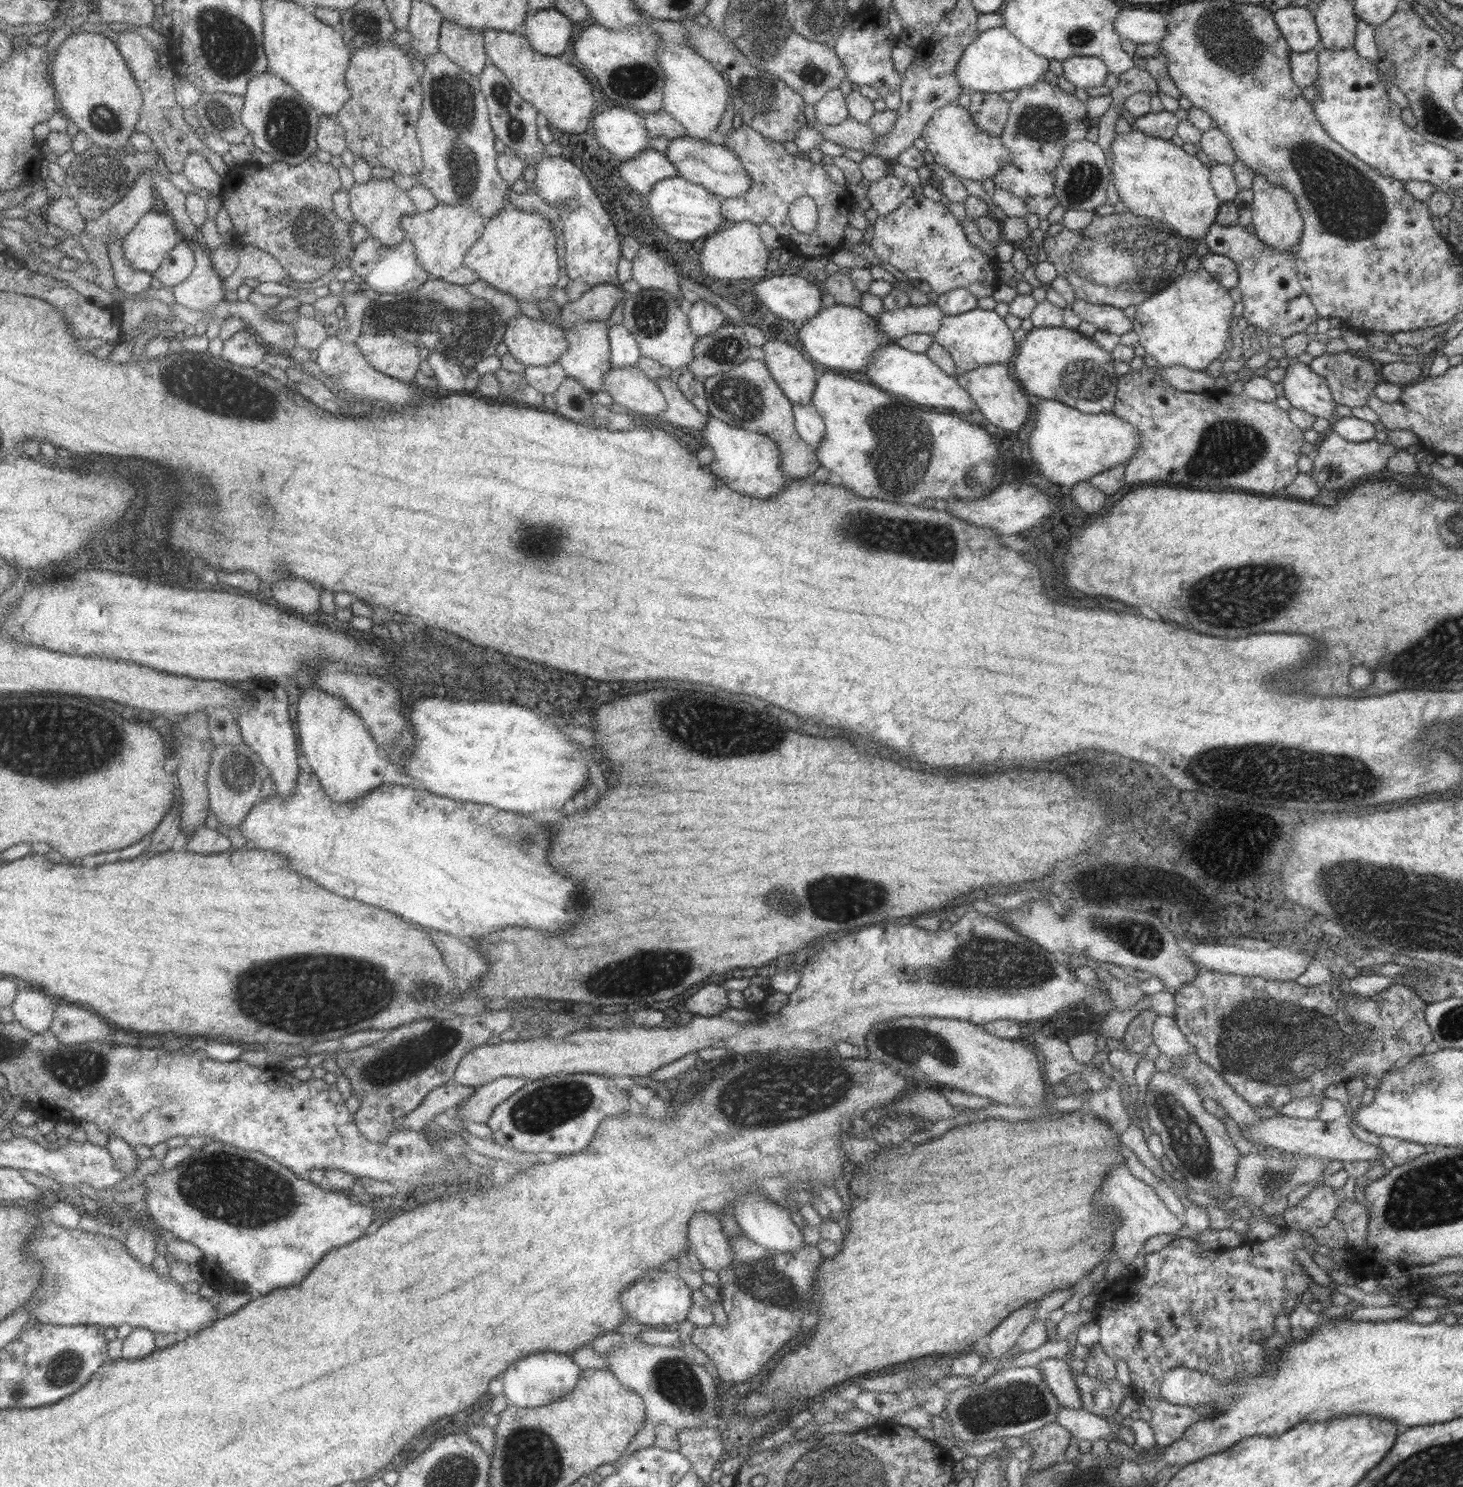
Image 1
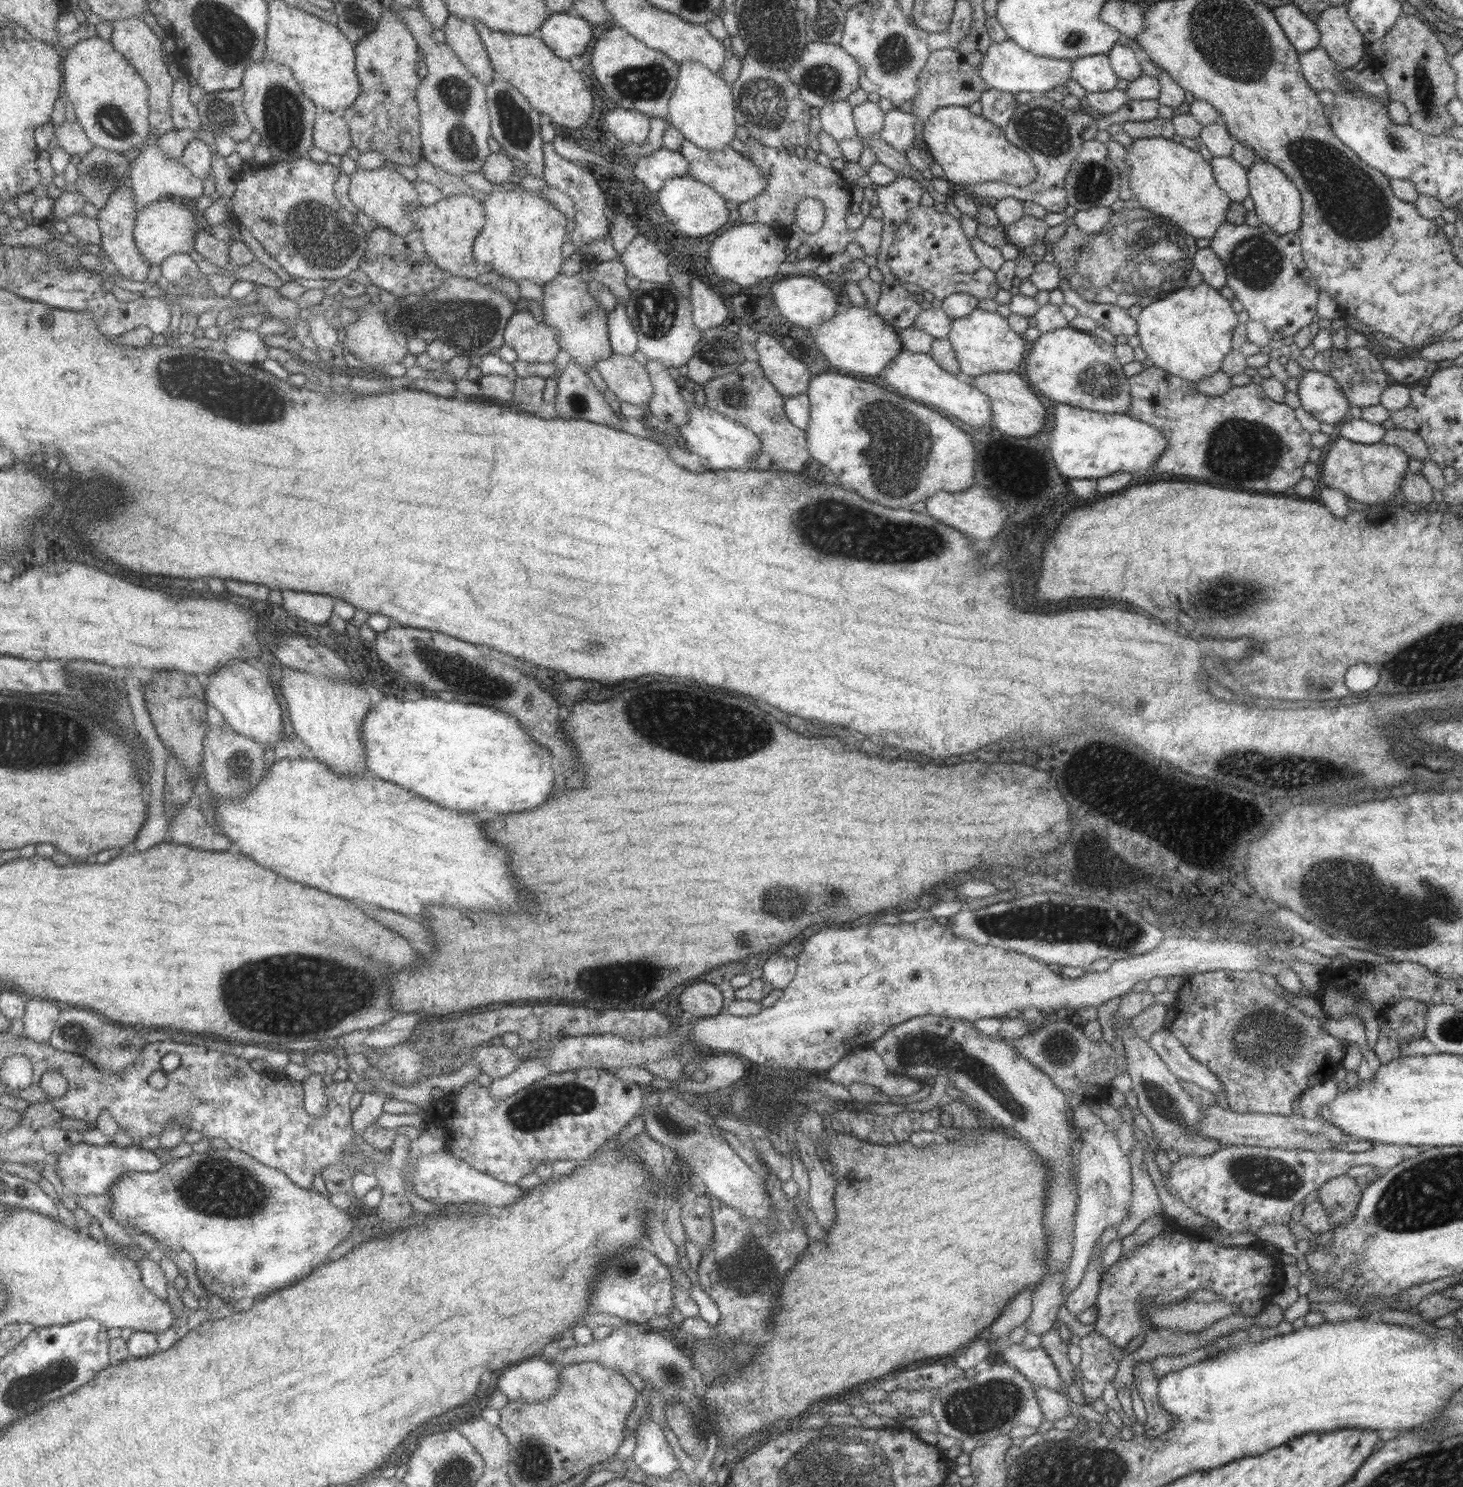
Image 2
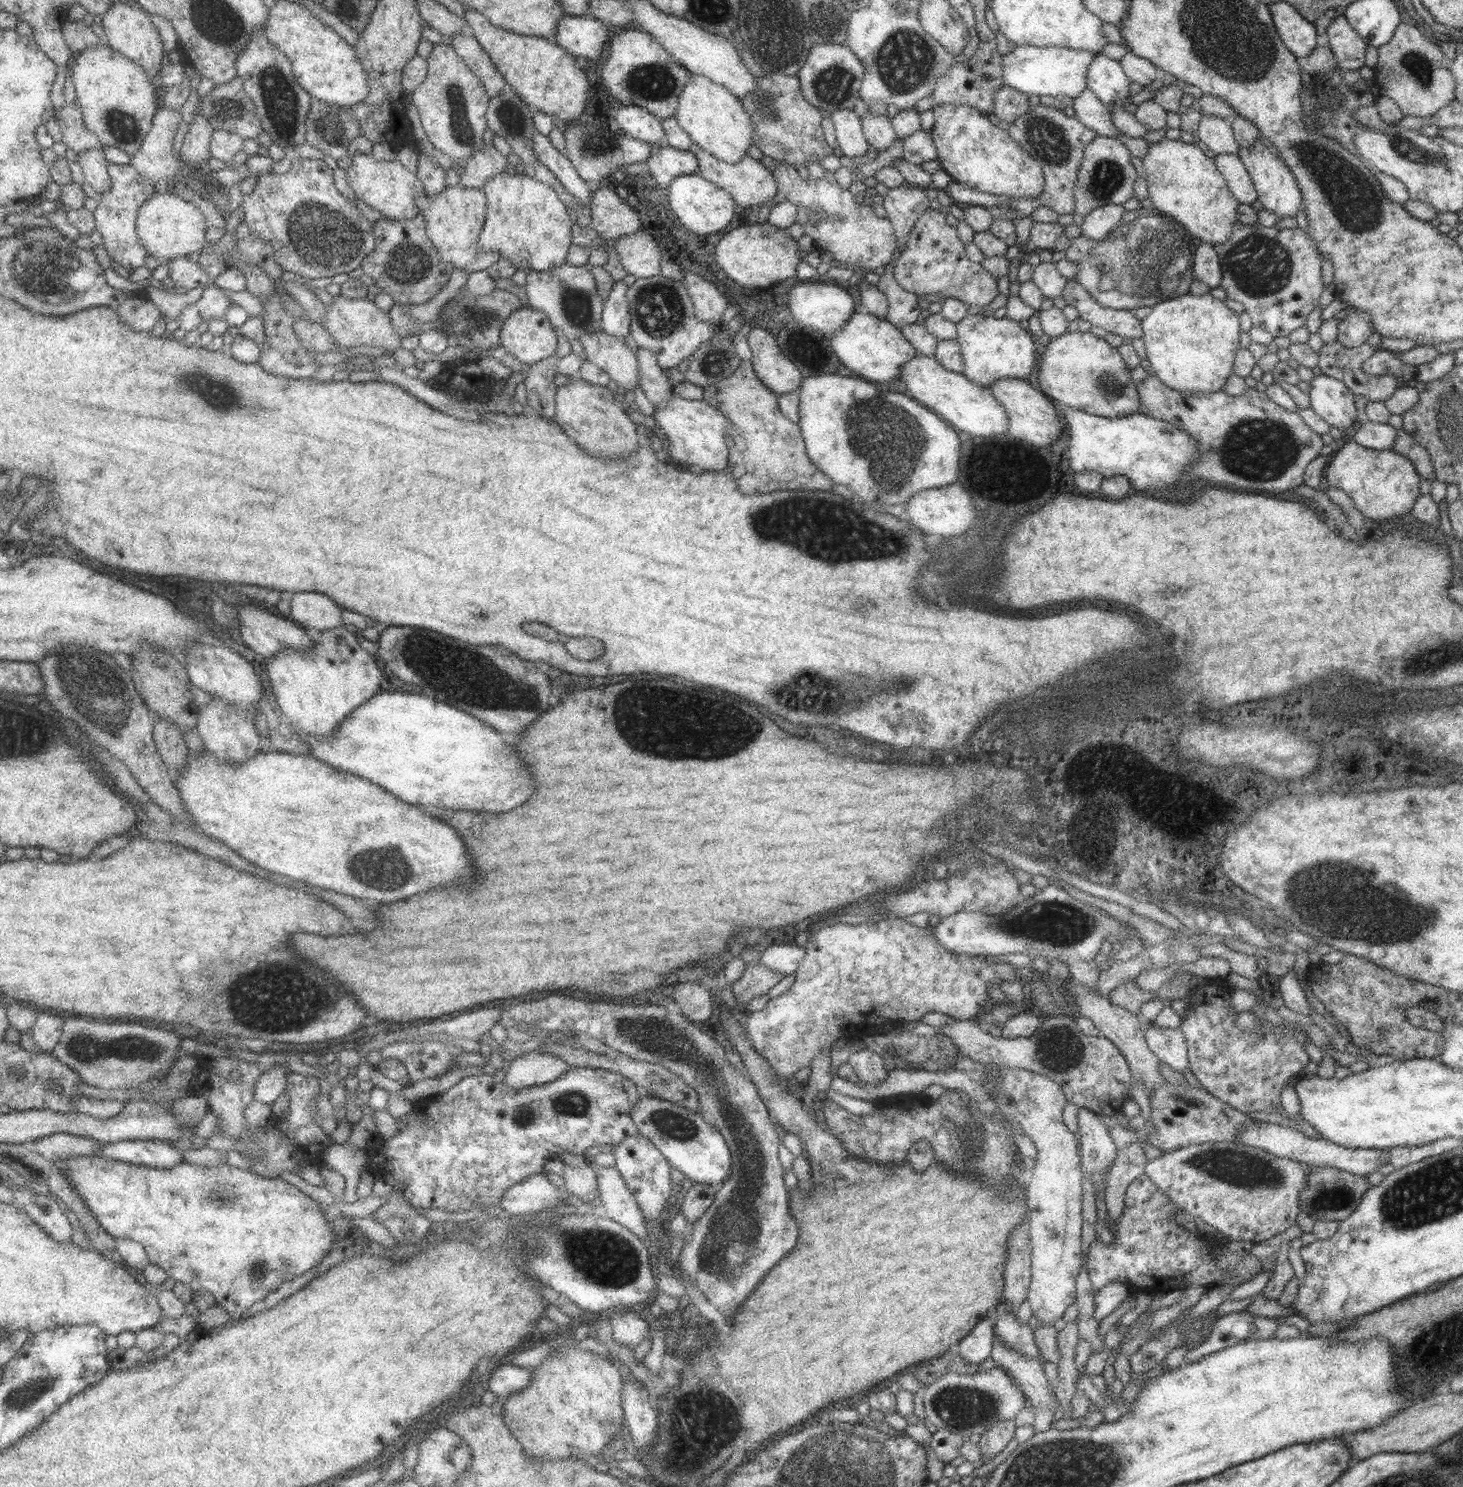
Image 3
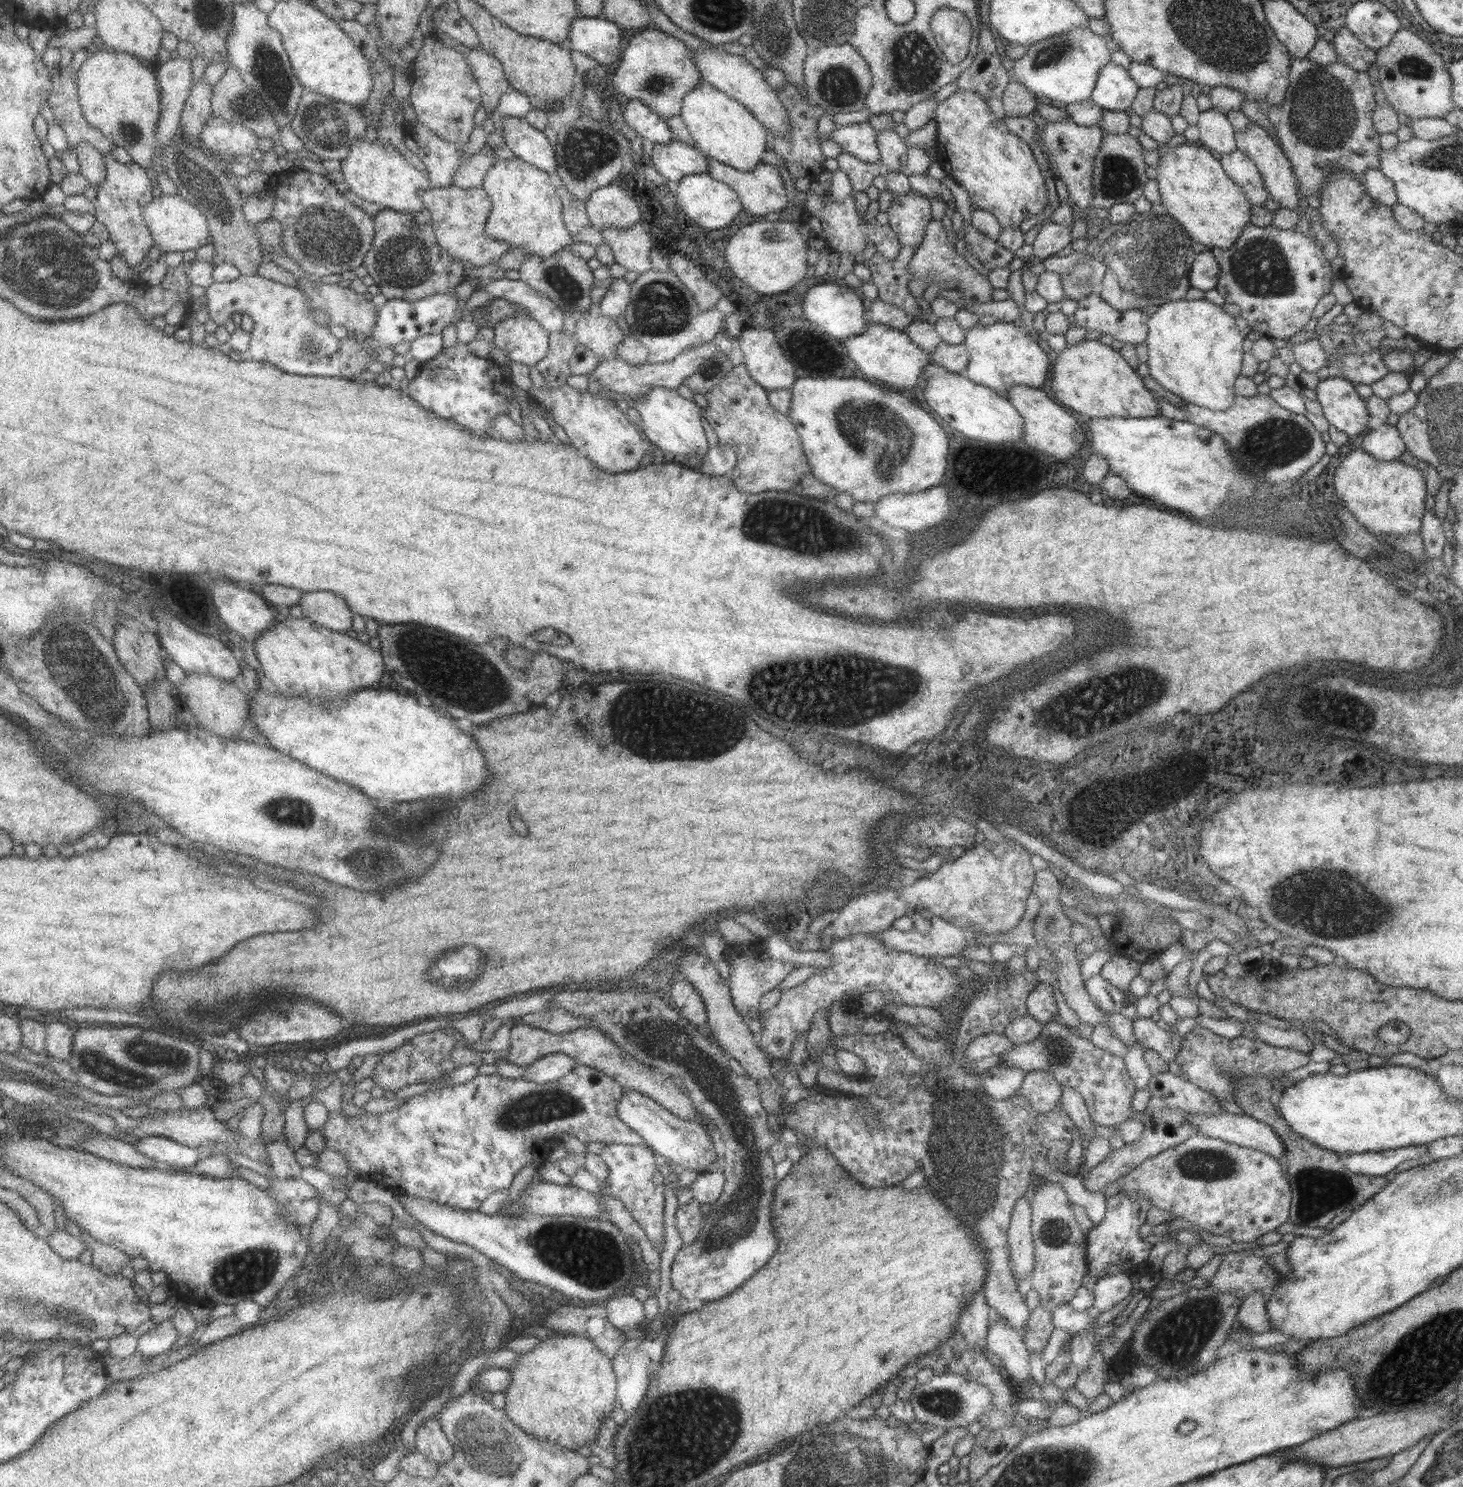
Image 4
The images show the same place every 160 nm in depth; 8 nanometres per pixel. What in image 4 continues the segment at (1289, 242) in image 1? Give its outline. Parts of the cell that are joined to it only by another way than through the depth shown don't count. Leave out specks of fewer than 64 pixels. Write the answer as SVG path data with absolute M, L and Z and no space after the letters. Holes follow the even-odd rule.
M1250 122L1244 129L1243 132L1235 132L1234 134L1233 140L1236 144L1236 150L1239 150L1239 152L1245 154L1254 162L1271 200L1281 203L1283 207L1297 210L1298 187L1296 186L1296 178L1291 173L1290 162L1284 152L1281 152L1279 144L1259 124Z

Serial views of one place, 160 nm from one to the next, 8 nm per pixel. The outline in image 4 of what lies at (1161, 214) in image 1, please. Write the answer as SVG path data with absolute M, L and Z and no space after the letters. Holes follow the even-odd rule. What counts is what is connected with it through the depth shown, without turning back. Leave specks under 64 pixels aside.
M1186 142L1159 157L1155 168L1160 203L1165 206L1185 232L1209 249L1227 250L1241 234L1250 219L1250 202L1241 187L1222 169L1220 160L1198 143Z

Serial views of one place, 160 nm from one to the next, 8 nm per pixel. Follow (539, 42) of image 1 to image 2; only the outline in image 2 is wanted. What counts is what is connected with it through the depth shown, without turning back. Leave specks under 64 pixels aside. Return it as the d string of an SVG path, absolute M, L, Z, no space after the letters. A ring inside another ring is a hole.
M571 12L554 13L541 27L539 35L555 51L557 58L568 60L586 52L591 42L591 24Z

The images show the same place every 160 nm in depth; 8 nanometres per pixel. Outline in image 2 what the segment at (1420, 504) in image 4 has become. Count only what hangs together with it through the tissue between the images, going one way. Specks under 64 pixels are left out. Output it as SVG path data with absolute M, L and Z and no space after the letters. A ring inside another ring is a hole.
M1337 437L1321 463L1319 486L1339 489L1347 498L1365 506L1388 503L1392 496L1397 494L1400 497L1399 485L1408 472L1407 461L1408 456L1398 446L1386 445L1381 441L1361 444Z

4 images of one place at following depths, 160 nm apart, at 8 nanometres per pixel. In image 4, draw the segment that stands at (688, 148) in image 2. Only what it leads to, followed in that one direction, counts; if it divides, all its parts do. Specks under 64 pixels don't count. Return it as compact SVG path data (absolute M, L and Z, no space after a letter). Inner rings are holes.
M705 156L708 162L708 172L711 178L724 182L730 186L740 198L744 211L755 216L771 218L777 212L784 210L789 203L790 193L783 187L783 180L777 171L777 167L766 163L759 163L753 170L741 172Z

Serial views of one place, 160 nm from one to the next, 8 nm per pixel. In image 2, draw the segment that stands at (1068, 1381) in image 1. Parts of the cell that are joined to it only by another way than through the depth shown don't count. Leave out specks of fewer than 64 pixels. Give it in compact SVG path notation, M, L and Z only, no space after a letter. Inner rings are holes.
M1014 1343L1005 1346L1000 1354L1005 1364L1020 1372L1033 1385L1057 1392L1063 1385L1065 1387L1050 1356L1040 1346L1028 1348L1021 1343Z

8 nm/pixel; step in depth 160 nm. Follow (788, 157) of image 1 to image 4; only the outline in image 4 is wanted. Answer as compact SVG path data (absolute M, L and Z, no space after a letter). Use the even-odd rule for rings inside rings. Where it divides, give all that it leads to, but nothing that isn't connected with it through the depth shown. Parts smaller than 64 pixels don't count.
M808 189L805 194L806 198L801 206L802 212L799 222L807 226L814 236L824 240L829 250L835 250L838 253L852 252L854 255L861 252L866 244L875 244L876 252L884 256L887 261L897 256L899 241L891 227L888 224L885 226L879 226L876 223L867 225L863 220L865 212L856 211L854 198L851 194L839 203L831 201L830 194L824 194L822 190L817 193Z

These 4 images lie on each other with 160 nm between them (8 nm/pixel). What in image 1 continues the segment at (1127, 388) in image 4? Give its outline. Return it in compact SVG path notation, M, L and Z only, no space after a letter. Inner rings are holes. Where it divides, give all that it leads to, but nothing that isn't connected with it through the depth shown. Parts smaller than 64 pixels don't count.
M1033 327L1018 343L1010 367L1021 388L1039 399L1057 400L1085 414L1112 412L1119 377L1112 356L1076 329Z

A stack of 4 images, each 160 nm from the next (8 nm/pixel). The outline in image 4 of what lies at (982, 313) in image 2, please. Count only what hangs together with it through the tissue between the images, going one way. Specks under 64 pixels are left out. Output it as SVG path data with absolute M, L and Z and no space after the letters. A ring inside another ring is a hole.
M995 321L985 327L972 325L966 330L962 343L969 355L966 377L994 390L1001 398L1006 398L1008 390L1017 385L1040 389L1047 378L1047 354L1039 346L1037 336L1016 322Z

